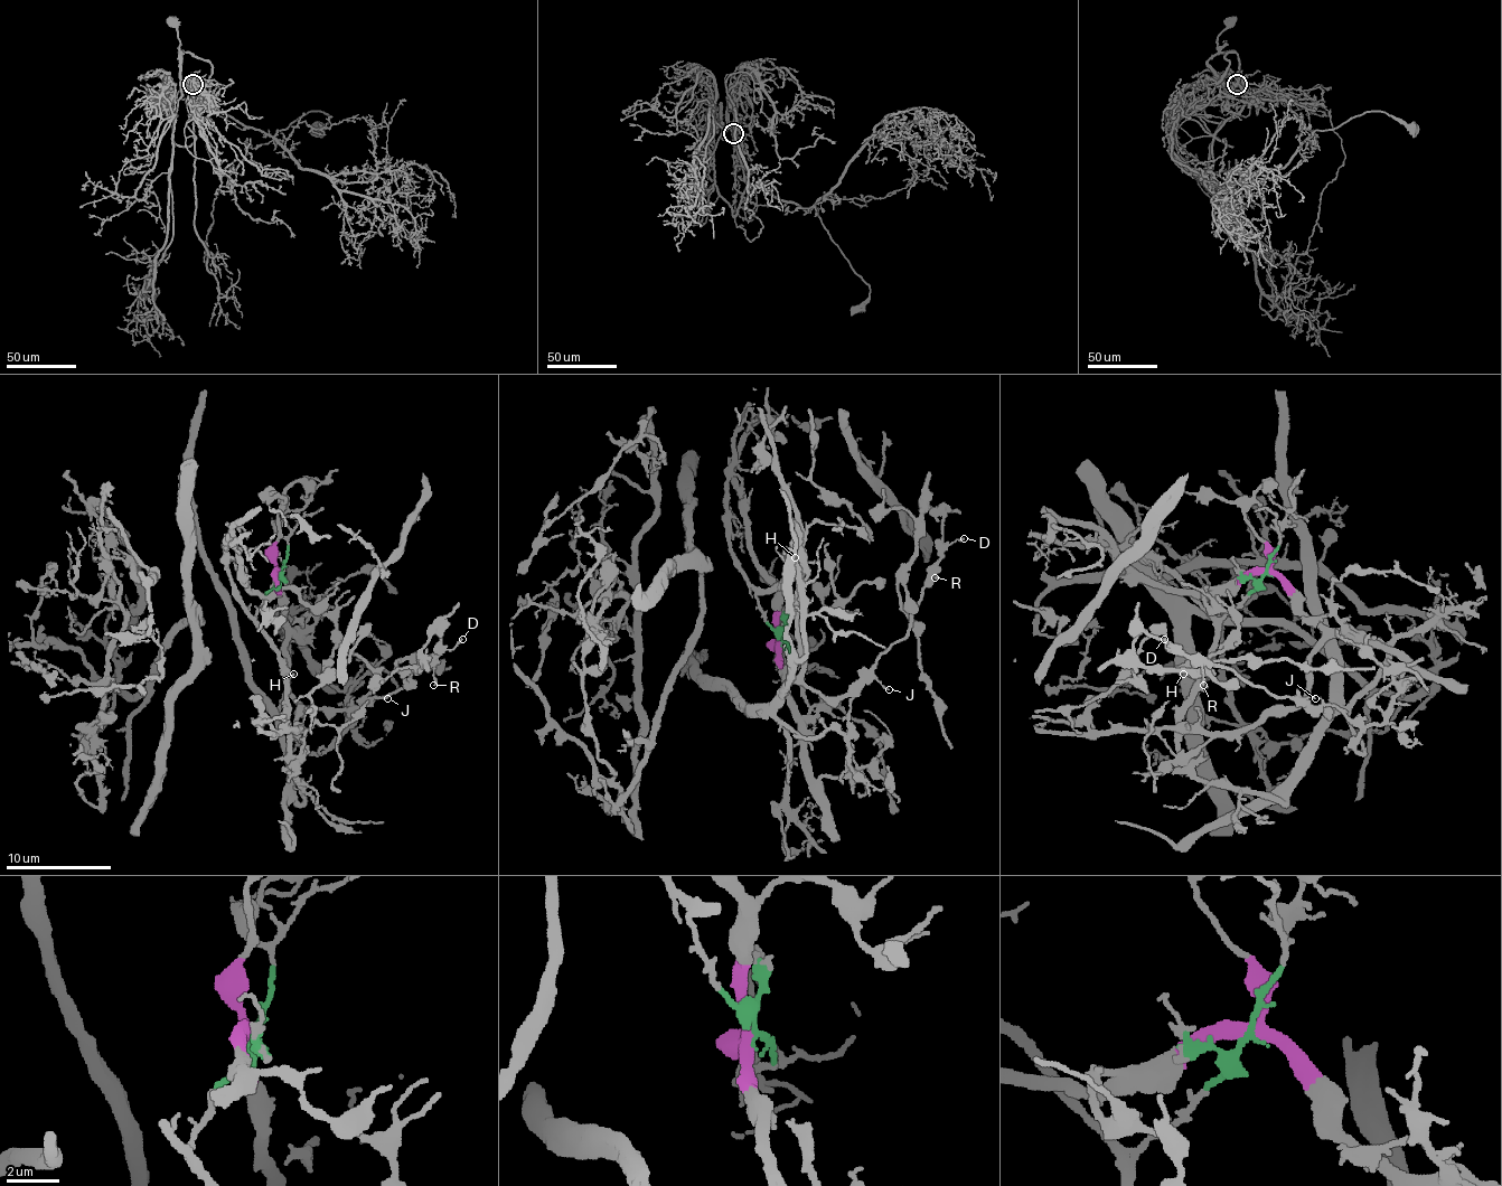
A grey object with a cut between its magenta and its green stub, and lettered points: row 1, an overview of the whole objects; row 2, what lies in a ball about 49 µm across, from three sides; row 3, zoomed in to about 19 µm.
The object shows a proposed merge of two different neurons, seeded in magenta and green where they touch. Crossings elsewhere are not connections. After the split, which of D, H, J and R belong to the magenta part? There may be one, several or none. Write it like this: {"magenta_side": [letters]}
{"magenta_side": ["D", "J", "R"]}

